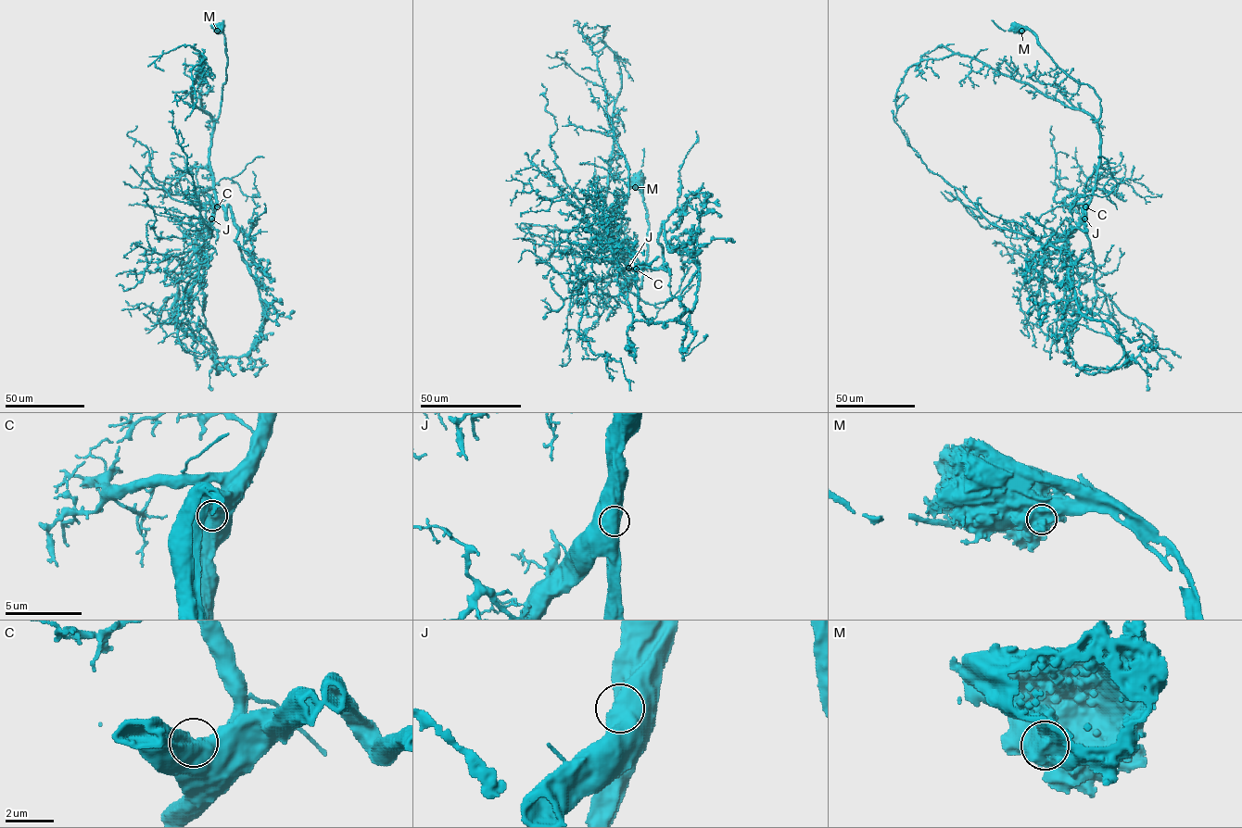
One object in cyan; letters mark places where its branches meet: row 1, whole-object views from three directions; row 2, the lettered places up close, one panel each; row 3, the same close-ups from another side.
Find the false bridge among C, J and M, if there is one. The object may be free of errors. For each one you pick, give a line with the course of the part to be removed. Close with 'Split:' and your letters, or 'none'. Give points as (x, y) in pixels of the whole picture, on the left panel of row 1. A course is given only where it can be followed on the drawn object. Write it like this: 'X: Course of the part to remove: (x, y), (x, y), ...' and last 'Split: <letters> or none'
M: Course of the part to remove: (217, 31), (222, 30), (222, 19)
Split: M

